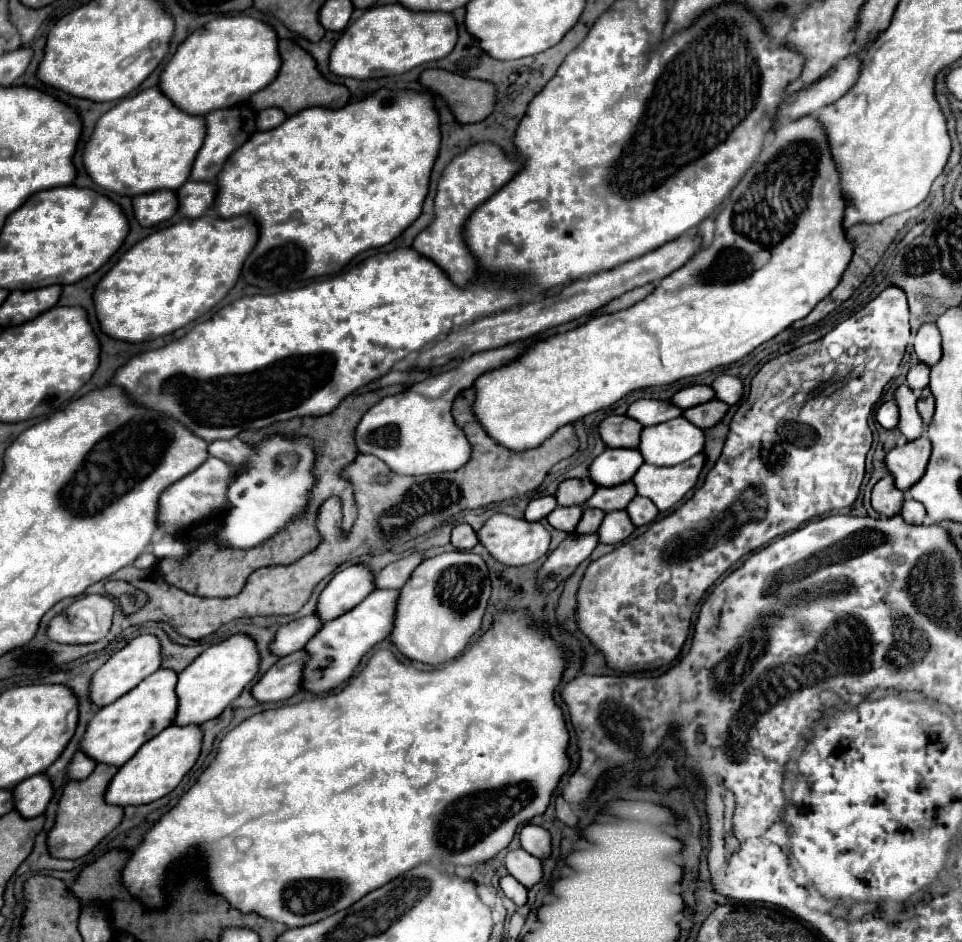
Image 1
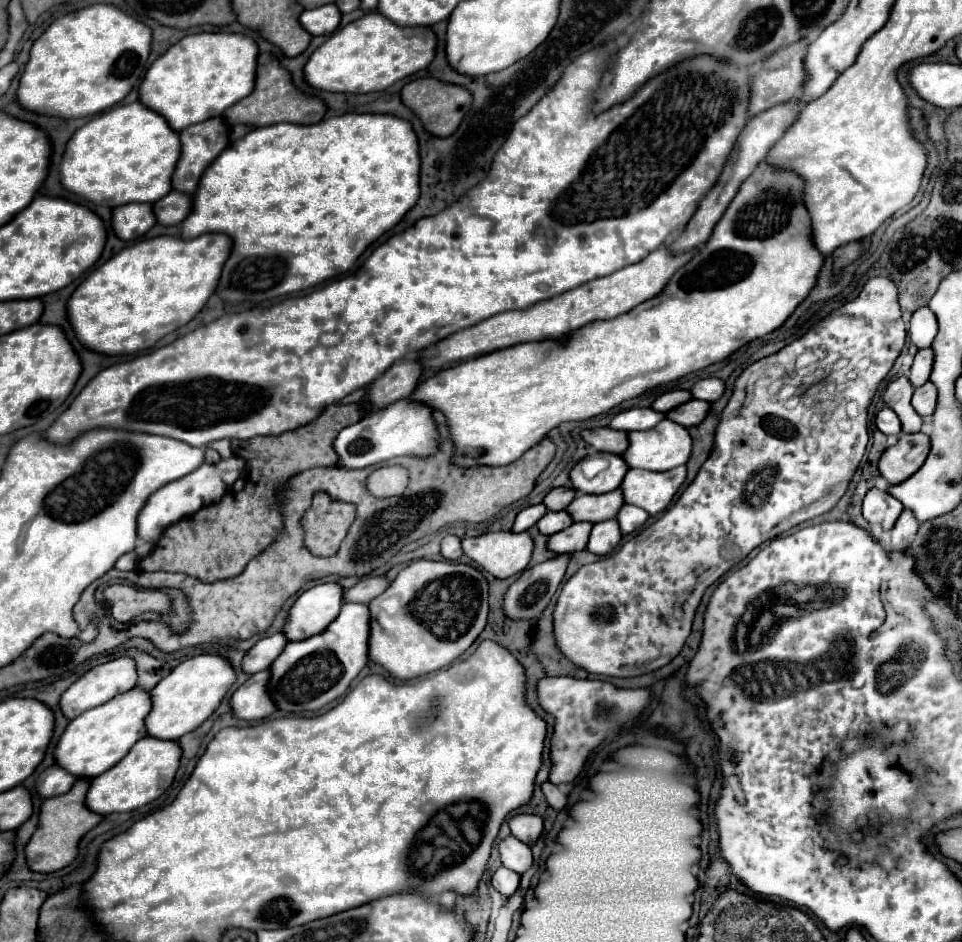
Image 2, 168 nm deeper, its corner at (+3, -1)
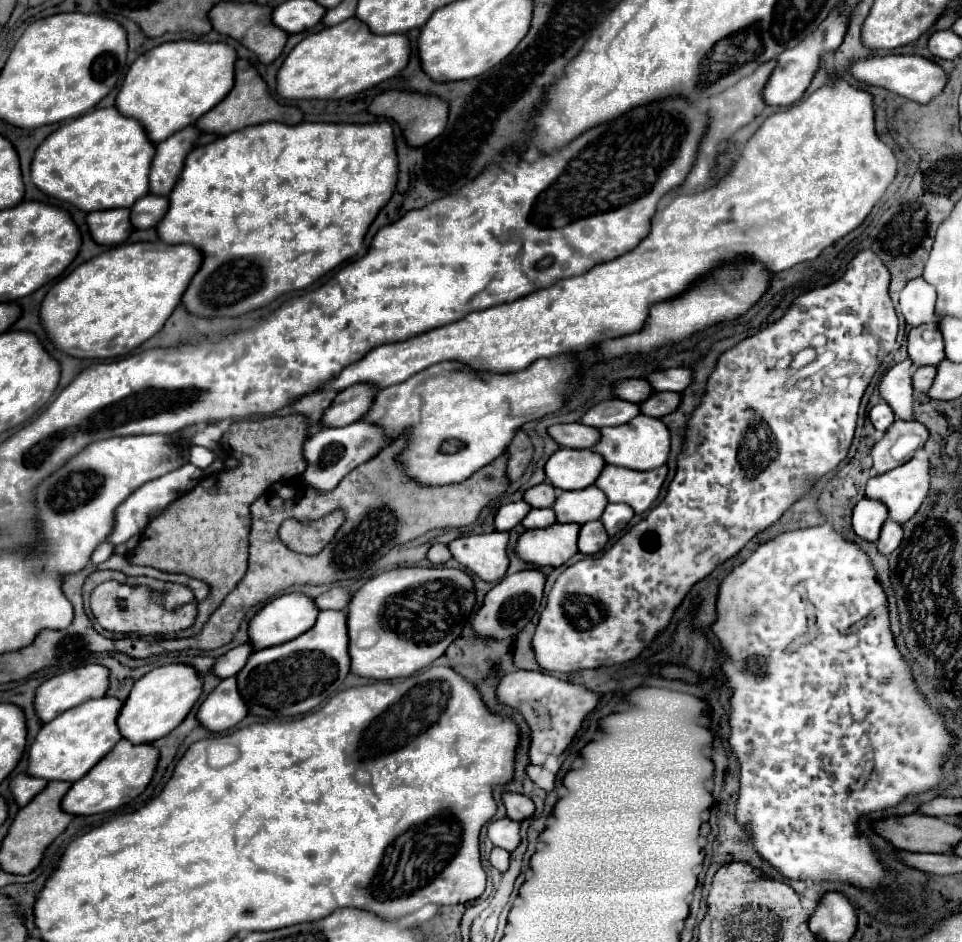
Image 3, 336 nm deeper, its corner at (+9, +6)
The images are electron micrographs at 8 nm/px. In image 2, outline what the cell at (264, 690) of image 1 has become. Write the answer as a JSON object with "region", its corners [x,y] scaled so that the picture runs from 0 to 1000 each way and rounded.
{"region":[[[275,710],[271,714],[261,717],[242,736],[240,751],[248,763],[257,763],[257,765],[275,763],[288,755],[288,748],[280,738],[280,721],[282,721],[282,710]]]}

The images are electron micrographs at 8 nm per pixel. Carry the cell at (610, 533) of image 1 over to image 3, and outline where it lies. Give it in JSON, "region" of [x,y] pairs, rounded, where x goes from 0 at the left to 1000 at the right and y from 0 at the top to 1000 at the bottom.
{"region":[[[623,552],[610,554],[604,558],[602,565],[602,586],[604,588],[621,588],[631,577],[631,567]]]}

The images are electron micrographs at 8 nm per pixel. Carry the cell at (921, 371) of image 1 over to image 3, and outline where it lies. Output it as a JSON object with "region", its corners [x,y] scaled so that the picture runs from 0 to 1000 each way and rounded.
{"region":[[[972,342],[947,348],[943,367],[945,367],[945,380],[953,389],[974,389],[982,380],[980,359]]]}

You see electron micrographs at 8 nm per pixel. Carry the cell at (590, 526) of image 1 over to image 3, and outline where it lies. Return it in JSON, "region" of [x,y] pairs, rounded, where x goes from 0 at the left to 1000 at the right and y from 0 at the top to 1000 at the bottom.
{"region":[[[575,556],[560,563],[546,563],[535,577],[535,588],[558,603],[585,601],[600,588],[602,561],[602,556]]]}

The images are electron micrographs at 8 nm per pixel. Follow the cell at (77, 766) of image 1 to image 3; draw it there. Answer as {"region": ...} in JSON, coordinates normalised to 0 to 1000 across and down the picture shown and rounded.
{"region":[[[20,822],[9,830],[9,839],[18,851],[18,856],[26,856],[32,851],[32,847],[36,843],[41,843],[41,839],[45,839],[49,830],[41,828],[41,826],[32,826],[28,822]]]}

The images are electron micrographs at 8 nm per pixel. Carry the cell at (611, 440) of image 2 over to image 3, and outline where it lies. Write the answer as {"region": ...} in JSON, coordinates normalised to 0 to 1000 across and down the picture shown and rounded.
{"region":[[[575,450],[569,454],[569,461],[585,476],[598,476],[606,478],[612,473],[619,473],[623,467],[623,456],[614,452],[604,452],[604,450]]]}

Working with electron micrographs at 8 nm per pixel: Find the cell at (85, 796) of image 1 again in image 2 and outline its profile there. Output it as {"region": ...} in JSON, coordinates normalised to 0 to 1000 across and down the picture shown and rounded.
{"region":[[[82,827],[72,842],[51,846],[45,850],[43,865],[41,865],[41,878],[26,899],[28,916],[34,925],[55,927],[55,925],[61,925],[74,918],[82,908],[82,893],[86,891],[86,886],[90,886],[97,878],[101,878],[107,872],[107,865],[97,863],[88,852],[93,833],[95,833],[93,827]]]}

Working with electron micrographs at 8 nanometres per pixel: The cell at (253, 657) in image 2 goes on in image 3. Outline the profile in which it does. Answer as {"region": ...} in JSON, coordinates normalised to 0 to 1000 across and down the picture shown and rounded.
{"region":[[[259,684],[240,688],[238,692],[234,692],[232,696],[228,696],[228,699],[223,701],[221,715],[223,715],[226,720],[238,720],[238,718],[244,718],[244,715],[253,709],[253,703],[257,703],[257,699],[259,699],[261,694],[263,694],[263,690],[261,690]]]}

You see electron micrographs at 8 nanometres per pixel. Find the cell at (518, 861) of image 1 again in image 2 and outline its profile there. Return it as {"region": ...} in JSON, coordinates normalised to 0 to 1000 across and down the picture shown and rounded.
{"region":[[[529,886],[519,895],[519,906],[521,906],[523,918],[540,929],[544,929],[554,918],[554,908],[550,897],[537,893],[533,886]]]}

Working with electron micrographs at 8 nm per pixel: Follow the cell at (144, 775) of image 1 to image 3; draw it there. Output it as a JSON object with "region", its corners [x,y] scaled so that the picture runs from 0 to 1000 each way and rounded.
{"region":[[[124,786],[117,792],[115,800],[111,800],[105,809],[101,809],[84,828],[74,832],[70,847],[65,847],[63,851],[63,860],[76,866],[95,866],[95,864],[115,862],[124,856],[130,856],[153,837],[153,832],[159,826],[163,807],[165,807],[165,798],[157,790],[140,792],[132,786]]]}

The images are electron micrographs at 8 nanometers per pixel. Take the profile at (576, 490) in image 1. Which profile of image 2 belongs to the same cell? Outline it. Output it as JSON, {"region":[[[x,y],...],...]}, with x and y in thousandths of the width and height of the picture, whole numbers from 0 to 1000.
{"region":[[[579,517],[569,523],[564,534],[569,536],[571,542],[585,542],[598,530],[598,525],[600,525],[600,521],[596,517]]]}

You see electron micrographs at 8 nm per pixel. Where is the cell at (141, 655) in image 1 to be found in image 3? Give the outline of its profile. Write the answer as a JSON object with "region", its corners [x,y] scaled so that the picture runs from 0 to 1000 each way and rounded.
{"region":[[[90,705],[90,707],[78,709],[78,711],[59,715],[55,720],[47,722],[36,732],[36,743],[34,743],[36,758],[45,769],[53,766],[57,760],[61,760],[63,756],[68,756],[72,752],[78,752],[78,749],[82,749],[90,743],[97,743],[97,741],[105,741],[107,732],[111,732],[111,709],[107,709],[103,705]]]}

